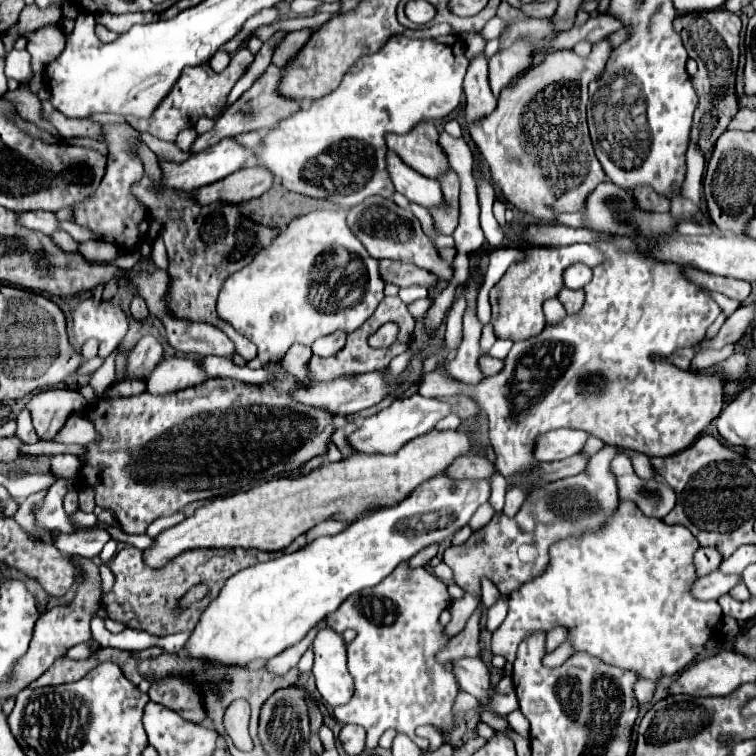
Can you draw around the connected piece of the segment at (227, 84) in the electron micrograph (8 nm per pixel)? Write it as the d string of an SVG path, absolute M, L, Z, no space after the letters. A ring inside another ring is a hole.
M241 47L221 73L215 73L207 63L201 67L185 67L181 79L177 81L177 87L173 87L173 91L169 93L169 99L165 99L165 103L161 103L161 107L157 107L157 111L149 119L127 117L129 125L137 131L147 131L163 141L173 143L177 133L185 127L193 127L201 115L207 115L211 119L221 115L219 111L223 111L223 107L227 105L227 97L233 85L237 83L237 79L243 75L245 67L249 67L251 61L253 61L253 53L247 47Z

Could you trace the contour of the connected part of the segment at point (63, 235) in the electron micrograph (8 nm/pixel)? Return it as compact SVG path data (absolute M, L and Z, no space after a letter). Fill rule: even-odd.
M57 231L57 233L53 233L53 241L55 241L63 251L77 251L77 249L79 249L79 241L75 241L67 231Z

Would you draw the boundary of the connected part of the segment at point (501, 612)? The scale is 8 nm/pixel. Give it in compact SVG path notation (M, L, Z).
M497 601L489 611L487 611L487 625L485 625L485 629L489 631L489 633L493 633L501 623L503 623L503 619L505 619L505 615L507 615L507 601Z

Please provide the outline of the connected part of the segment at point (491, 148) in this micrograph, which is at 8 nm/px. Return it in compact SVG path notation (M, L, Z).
M599 41L593 45L591 55L585 59L575 55L573 51L559 51L547 55L547 59L519 75L509 87L505 87L505 91L501 91L499 105L489 117L469 125L471 139L475 141L483 159L487 161L493 185L499 187L503 199L517 207L521 213L533 215L539 221L555 223L557 215L561 213L585 211L585 199L589 197L589 193L605 181L605 171L599 159L595 157L589 139L585 107L587 85L603 71L609 53L611 45L607 41Z

